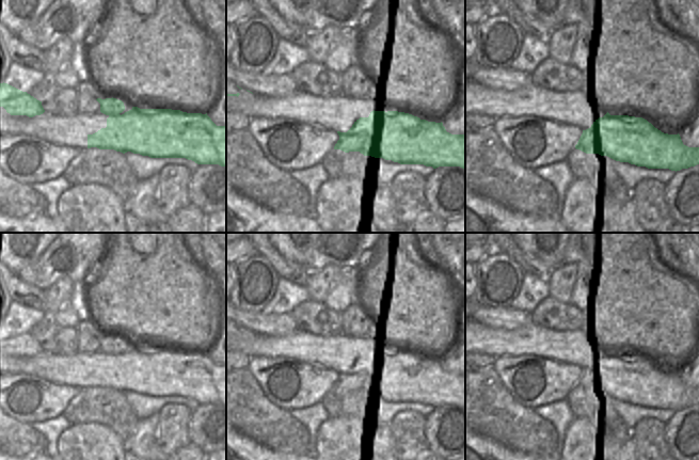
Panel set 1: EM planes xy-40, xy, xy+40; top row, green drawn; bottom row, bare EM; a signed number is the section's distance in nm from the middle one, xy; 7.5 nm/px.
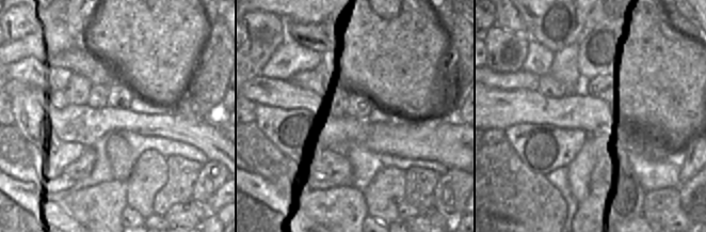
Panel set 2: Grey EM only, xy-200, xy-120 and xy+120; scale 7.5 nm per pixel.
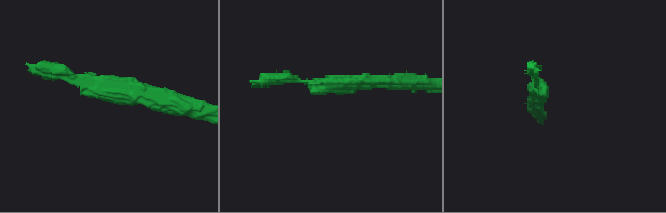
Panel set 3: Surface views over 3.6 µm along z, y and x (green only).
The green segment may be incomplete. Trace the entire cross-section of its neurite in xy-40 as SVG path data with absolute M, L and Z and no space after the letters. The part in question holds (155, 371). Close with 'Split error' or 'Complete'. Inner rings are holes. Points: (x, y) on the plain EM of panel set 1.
M0 322L0 346L11 354L50 354L54 359L63 359L74 369L88 374L88 387L114 388L123 393L131 391L150 397L186 397L197 403L219 403L226 407L226 365L217 365L211 358L202 352L187 352L172 348L140 348L130 340L116 337L97 337L96 339L76 339L59 333L50 339L39 340L27 331L22 331L7 322Z. Split error

